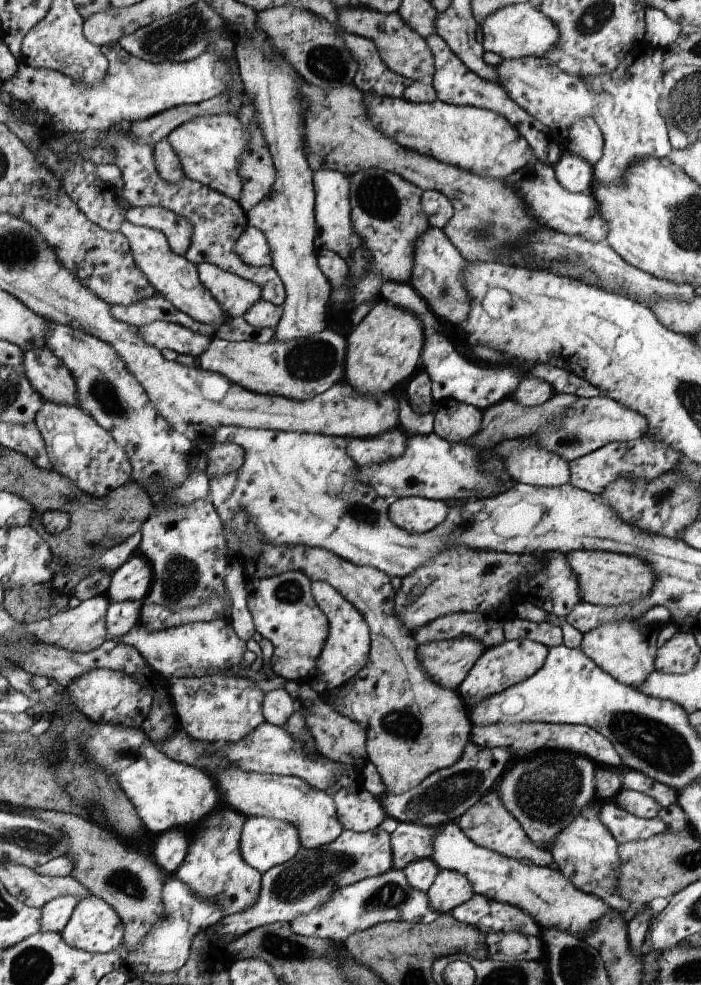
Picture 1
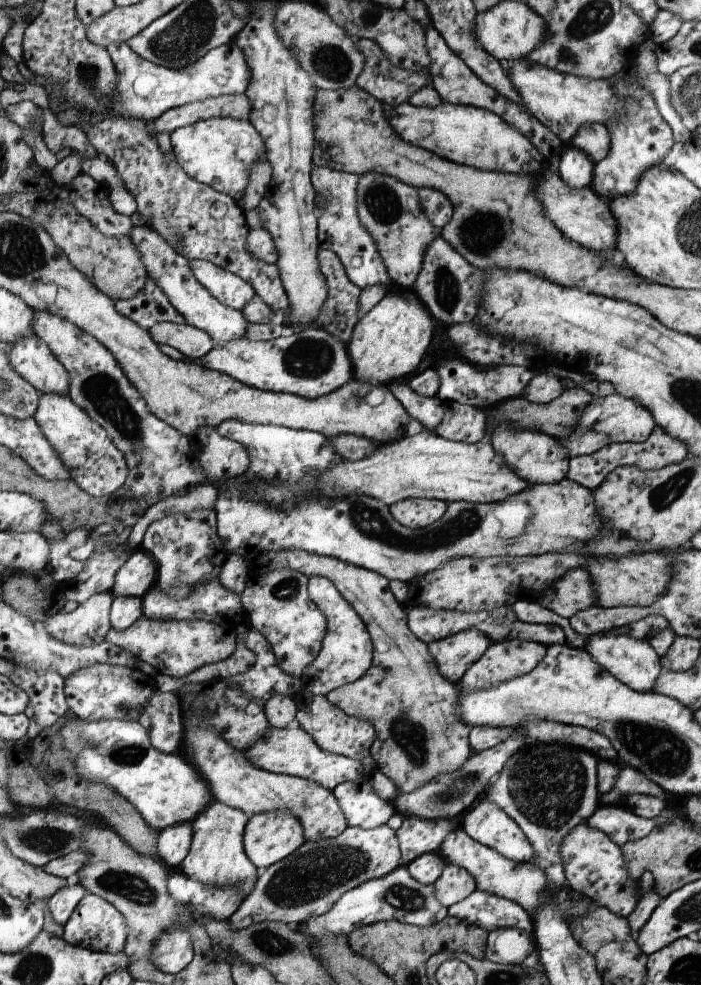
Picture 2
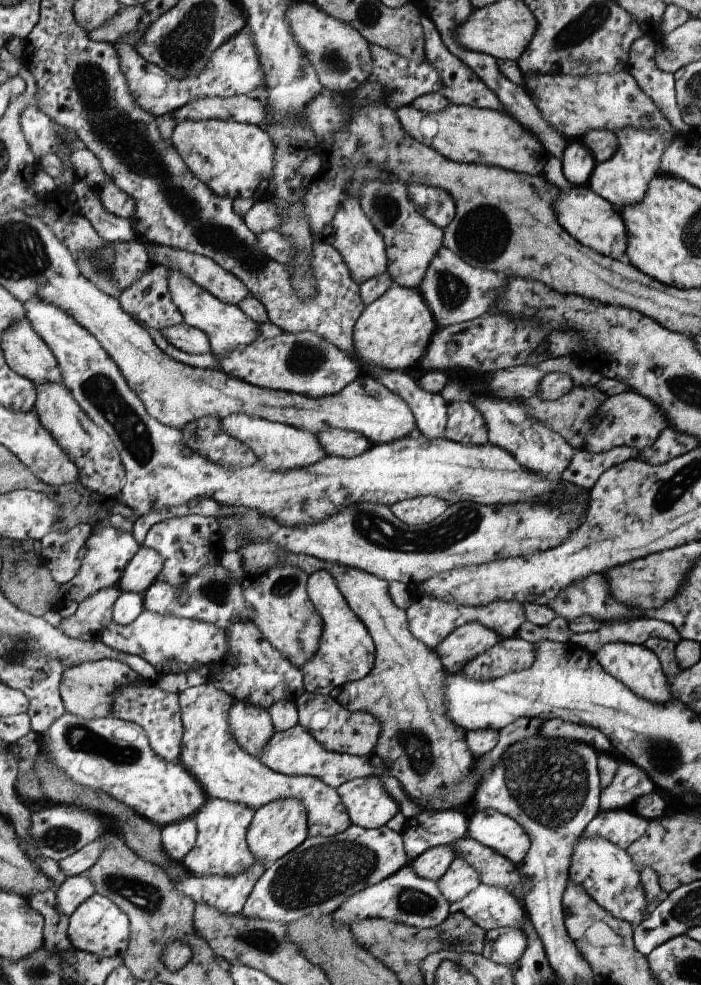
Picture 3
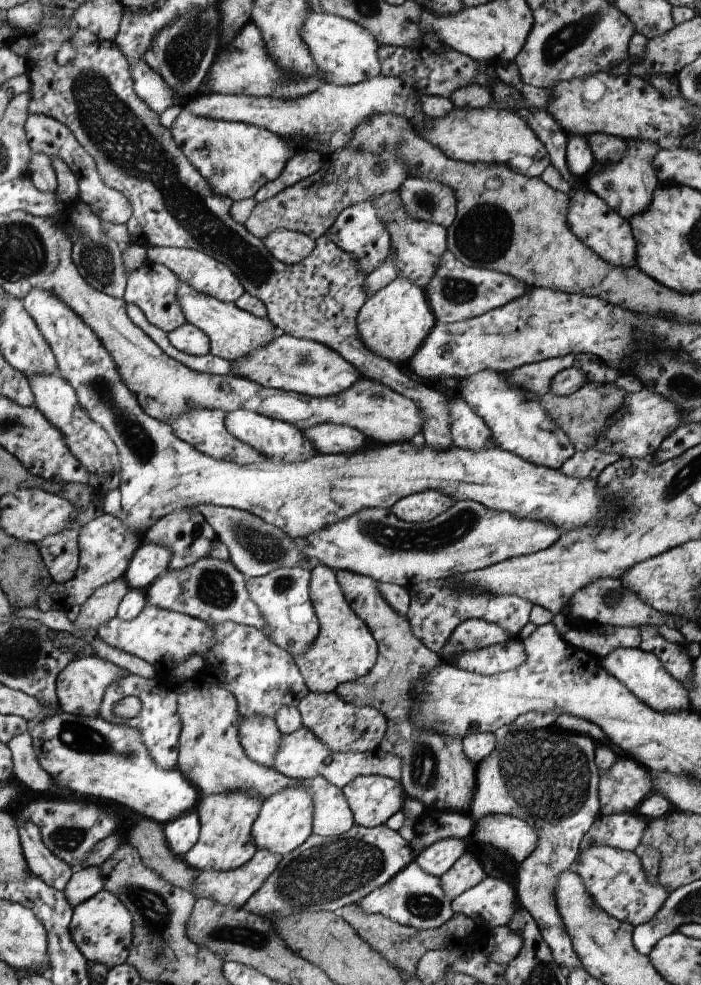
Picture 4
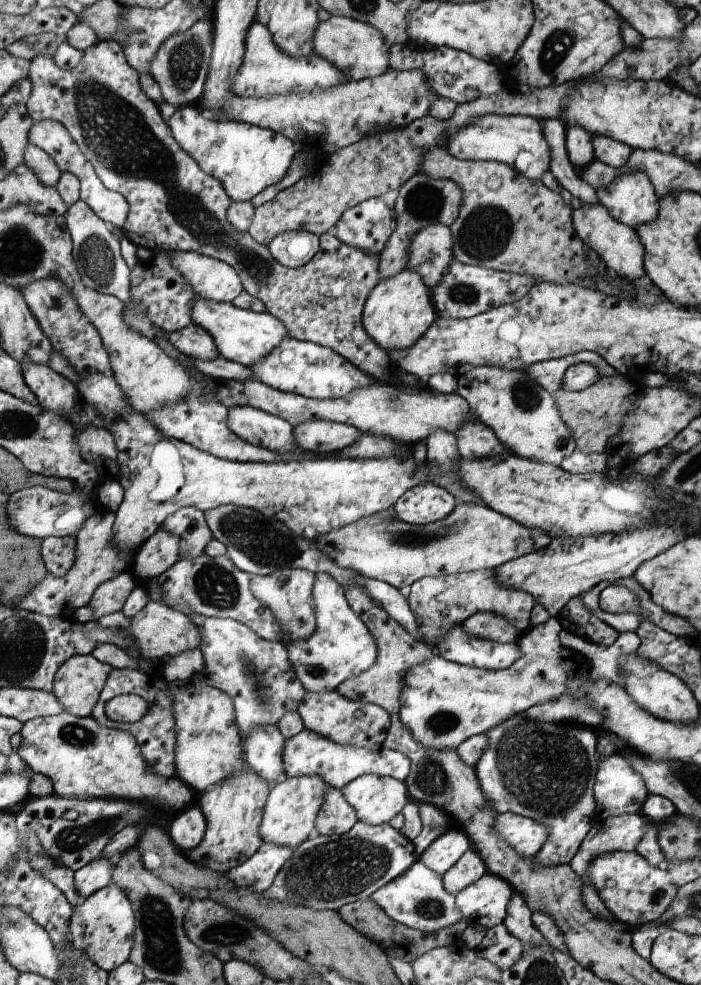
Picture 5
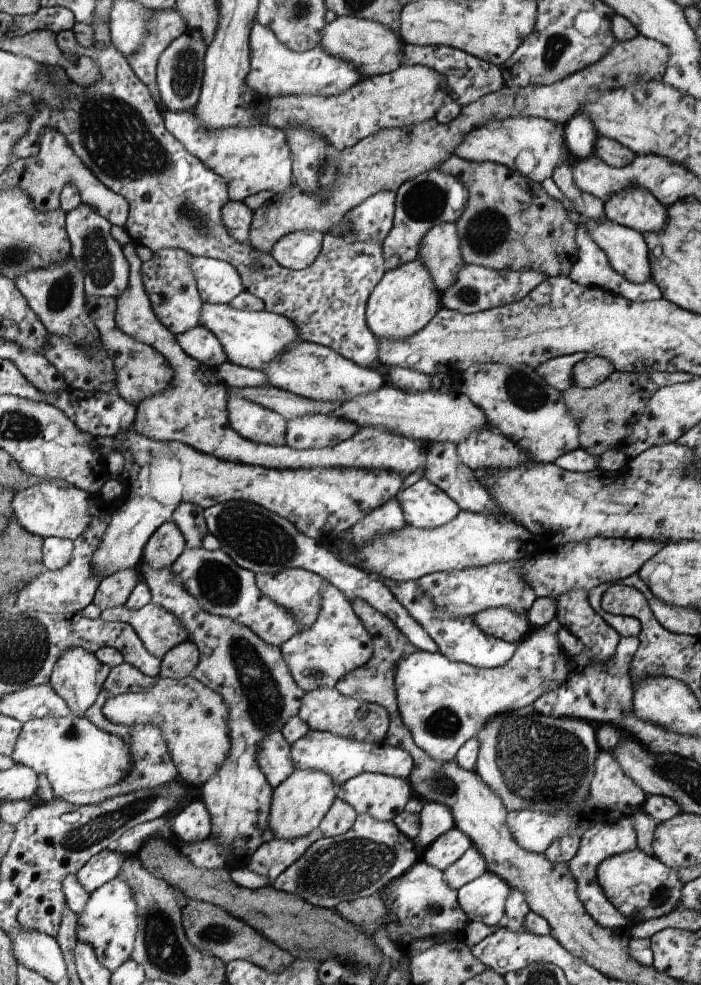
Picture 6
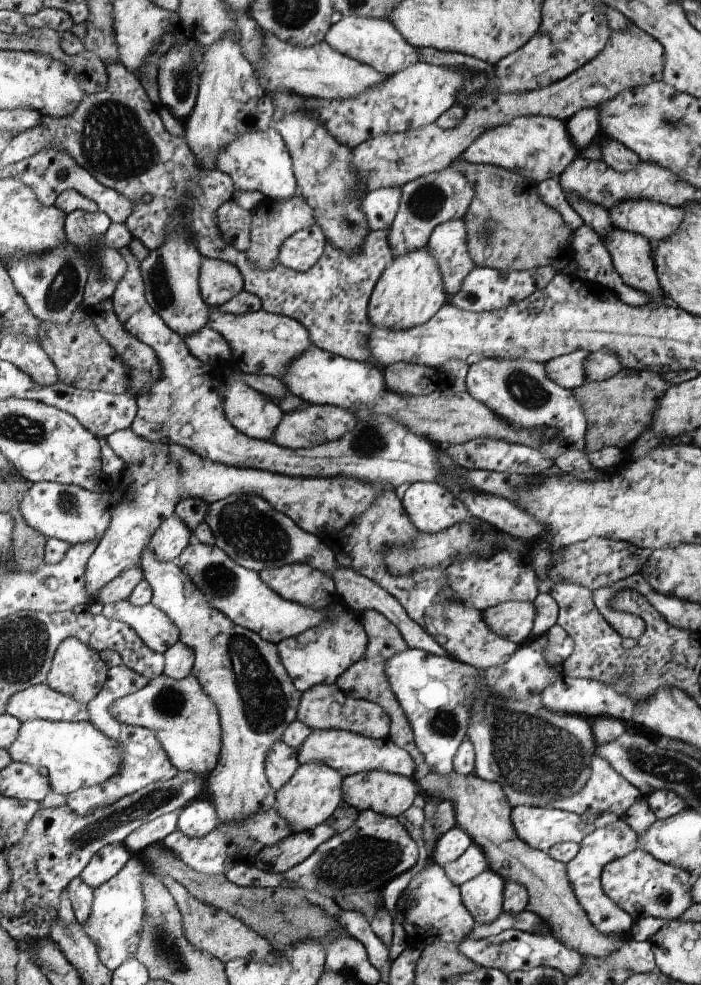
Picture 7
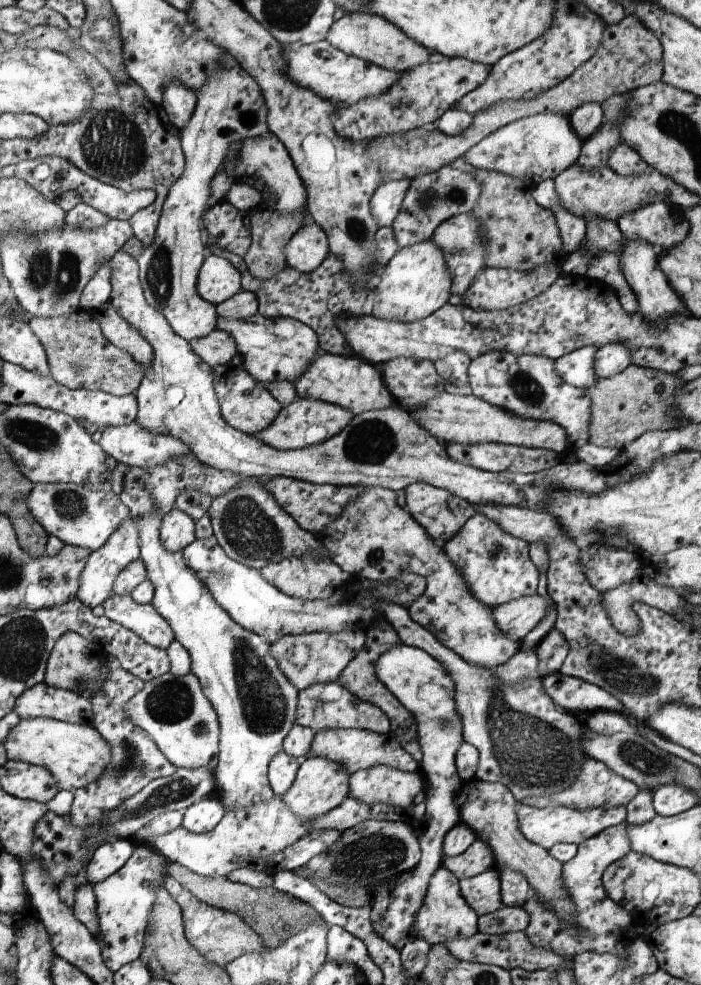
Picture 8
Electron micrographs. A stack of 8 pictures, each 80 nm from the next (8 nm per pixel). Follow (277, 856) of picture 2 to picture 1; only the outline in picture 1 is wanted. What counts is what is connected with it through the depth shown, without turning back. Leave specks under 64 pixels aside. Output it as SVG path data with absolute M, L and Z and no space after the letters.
M246 817L240 830L239 851L241 858L261 875L275 865L283 865L299 849L300 839L288 822L267 817Z

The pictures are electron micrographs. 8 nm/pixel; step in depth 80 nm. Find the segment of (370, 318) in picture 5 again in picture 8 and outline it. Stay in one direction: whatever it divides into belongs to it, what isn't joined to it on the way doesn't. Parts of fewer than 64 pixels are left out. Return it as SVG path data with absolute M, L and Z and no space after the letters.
M431 240L400 248L382 271L379 282L371 291L371 312L376 319L408 323L427 318L447 302L452 276L439 247Z

